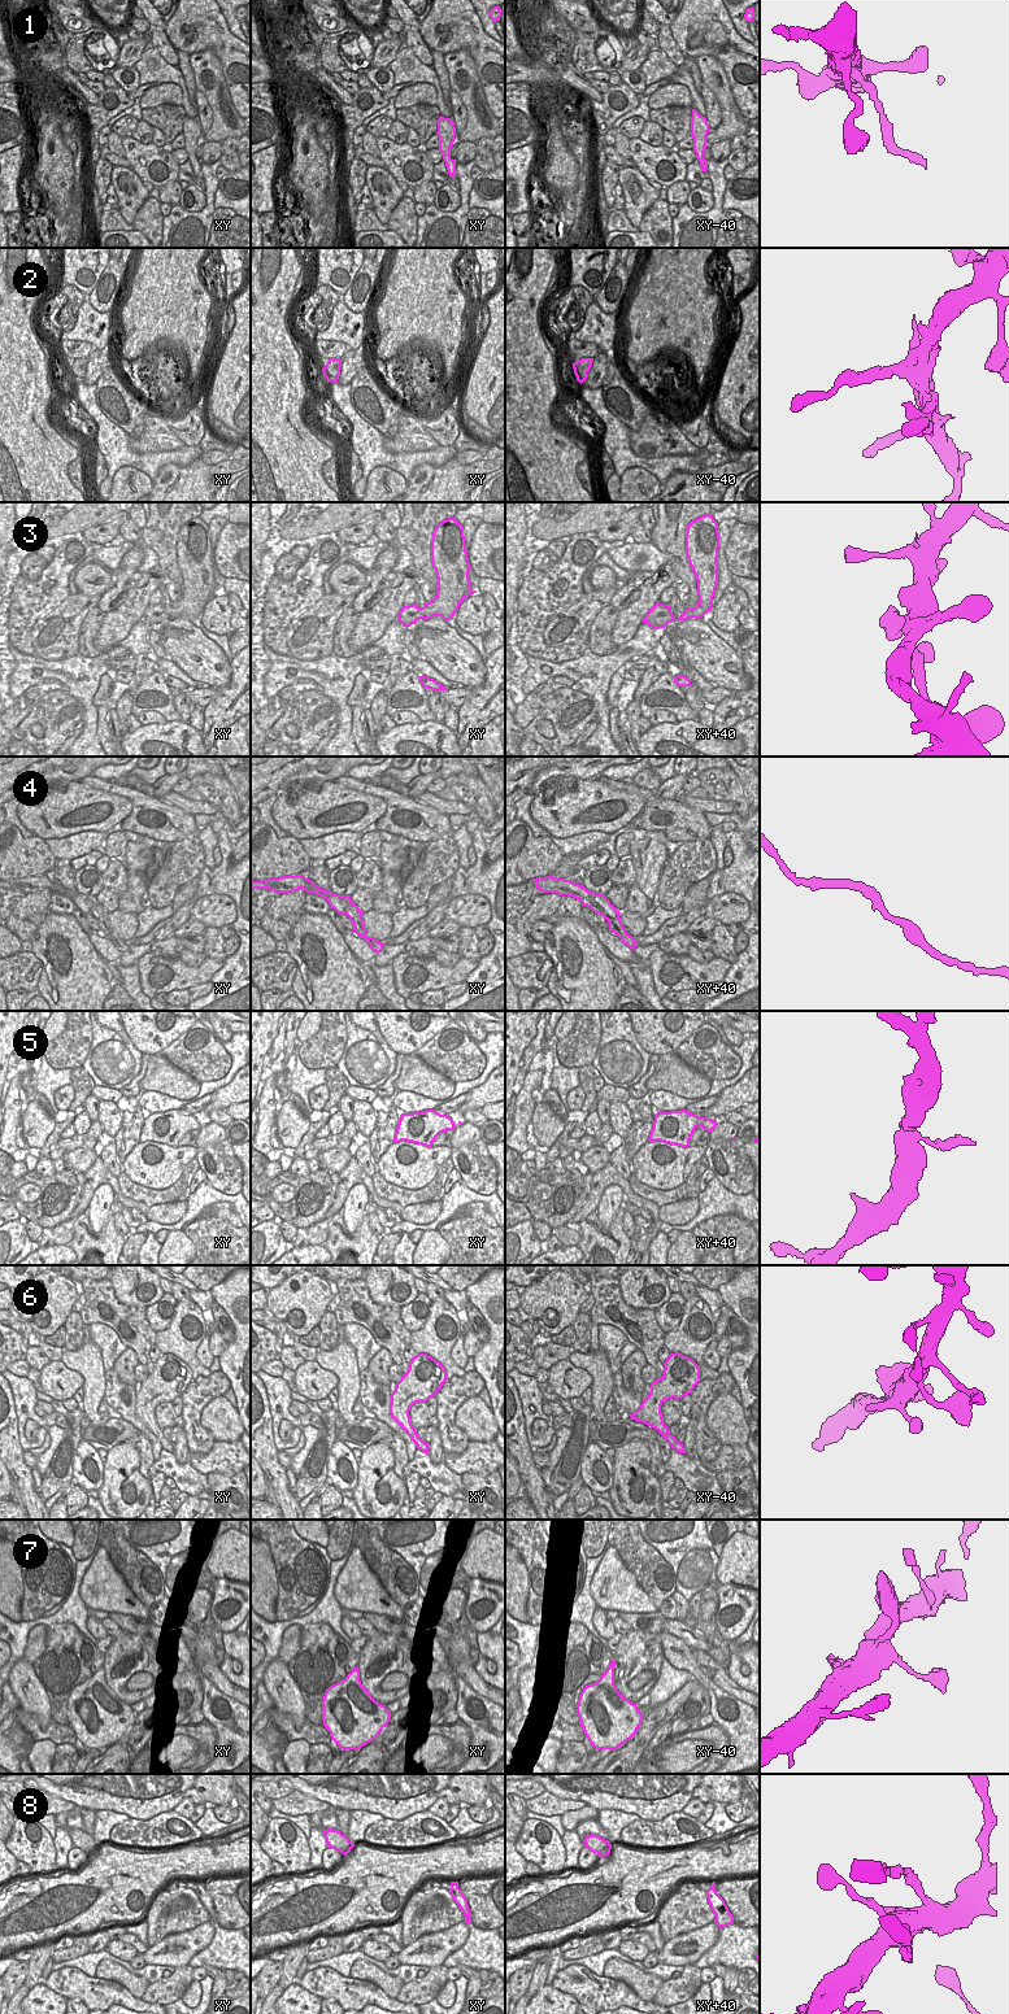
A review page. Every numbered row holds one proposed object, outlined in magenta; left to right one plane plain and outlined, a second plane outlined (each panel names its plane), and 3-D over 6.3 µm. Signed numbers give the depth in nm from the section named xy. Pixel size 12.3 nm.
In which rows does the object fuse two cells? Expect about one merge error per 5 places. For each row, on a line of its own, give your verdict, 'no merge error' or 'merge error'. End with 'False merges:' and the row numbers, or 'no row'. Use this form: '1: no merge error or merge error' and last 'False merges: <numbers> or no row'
1: no merge error
2: merge error
3: no merge error
4: no merge error
5: no merge error
6: no merge error
7: no merge error
8: no merge error
False merges: 2

